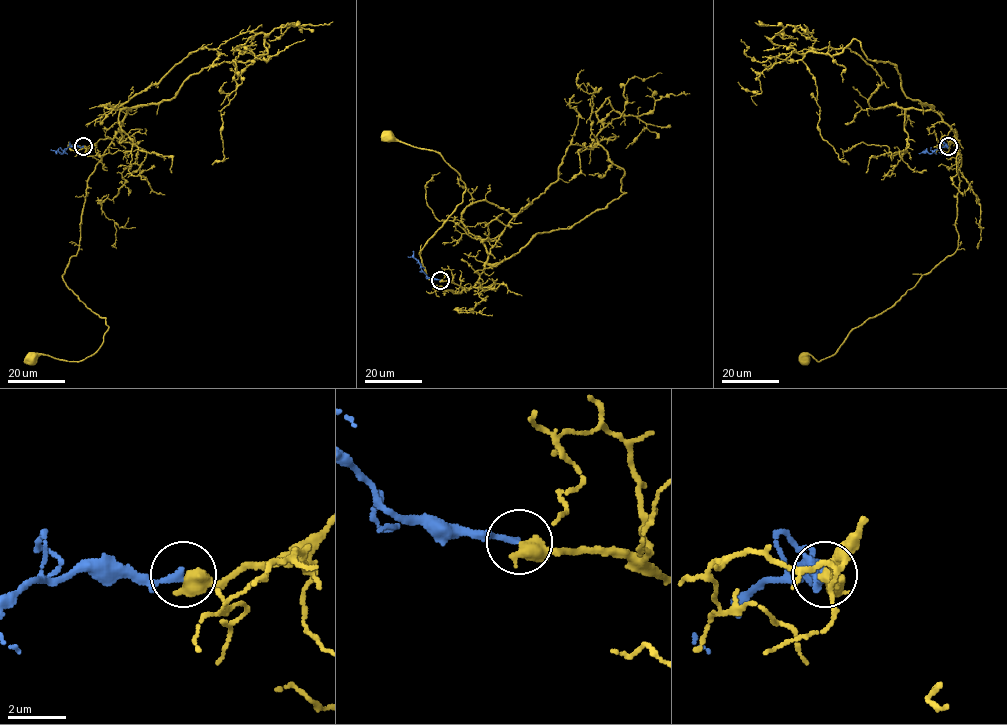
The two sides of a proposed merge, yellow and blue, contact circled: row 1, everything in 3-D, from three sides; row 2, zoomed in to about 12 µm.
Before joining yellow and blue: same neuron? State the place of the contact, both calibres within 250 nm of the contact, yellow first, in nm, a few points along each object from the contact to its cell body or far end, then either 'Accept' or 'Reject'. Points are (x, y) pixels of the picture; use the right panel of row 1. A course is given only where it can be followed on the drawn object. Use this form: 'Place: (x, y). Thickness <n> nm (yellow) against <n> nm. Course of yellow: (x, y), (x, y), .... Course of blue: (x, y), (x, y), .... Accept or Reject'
Place: (948, 146). Thickness 550 nm (yellow) against 220 nm. Course of yellow: (948, 146), (955, 138), (961, 158), (957, 249), (891, 307), (854, 328), (834, 354), (803, 358). Course of blue: (948, 146), (931, 153), (919, 153). Accept

